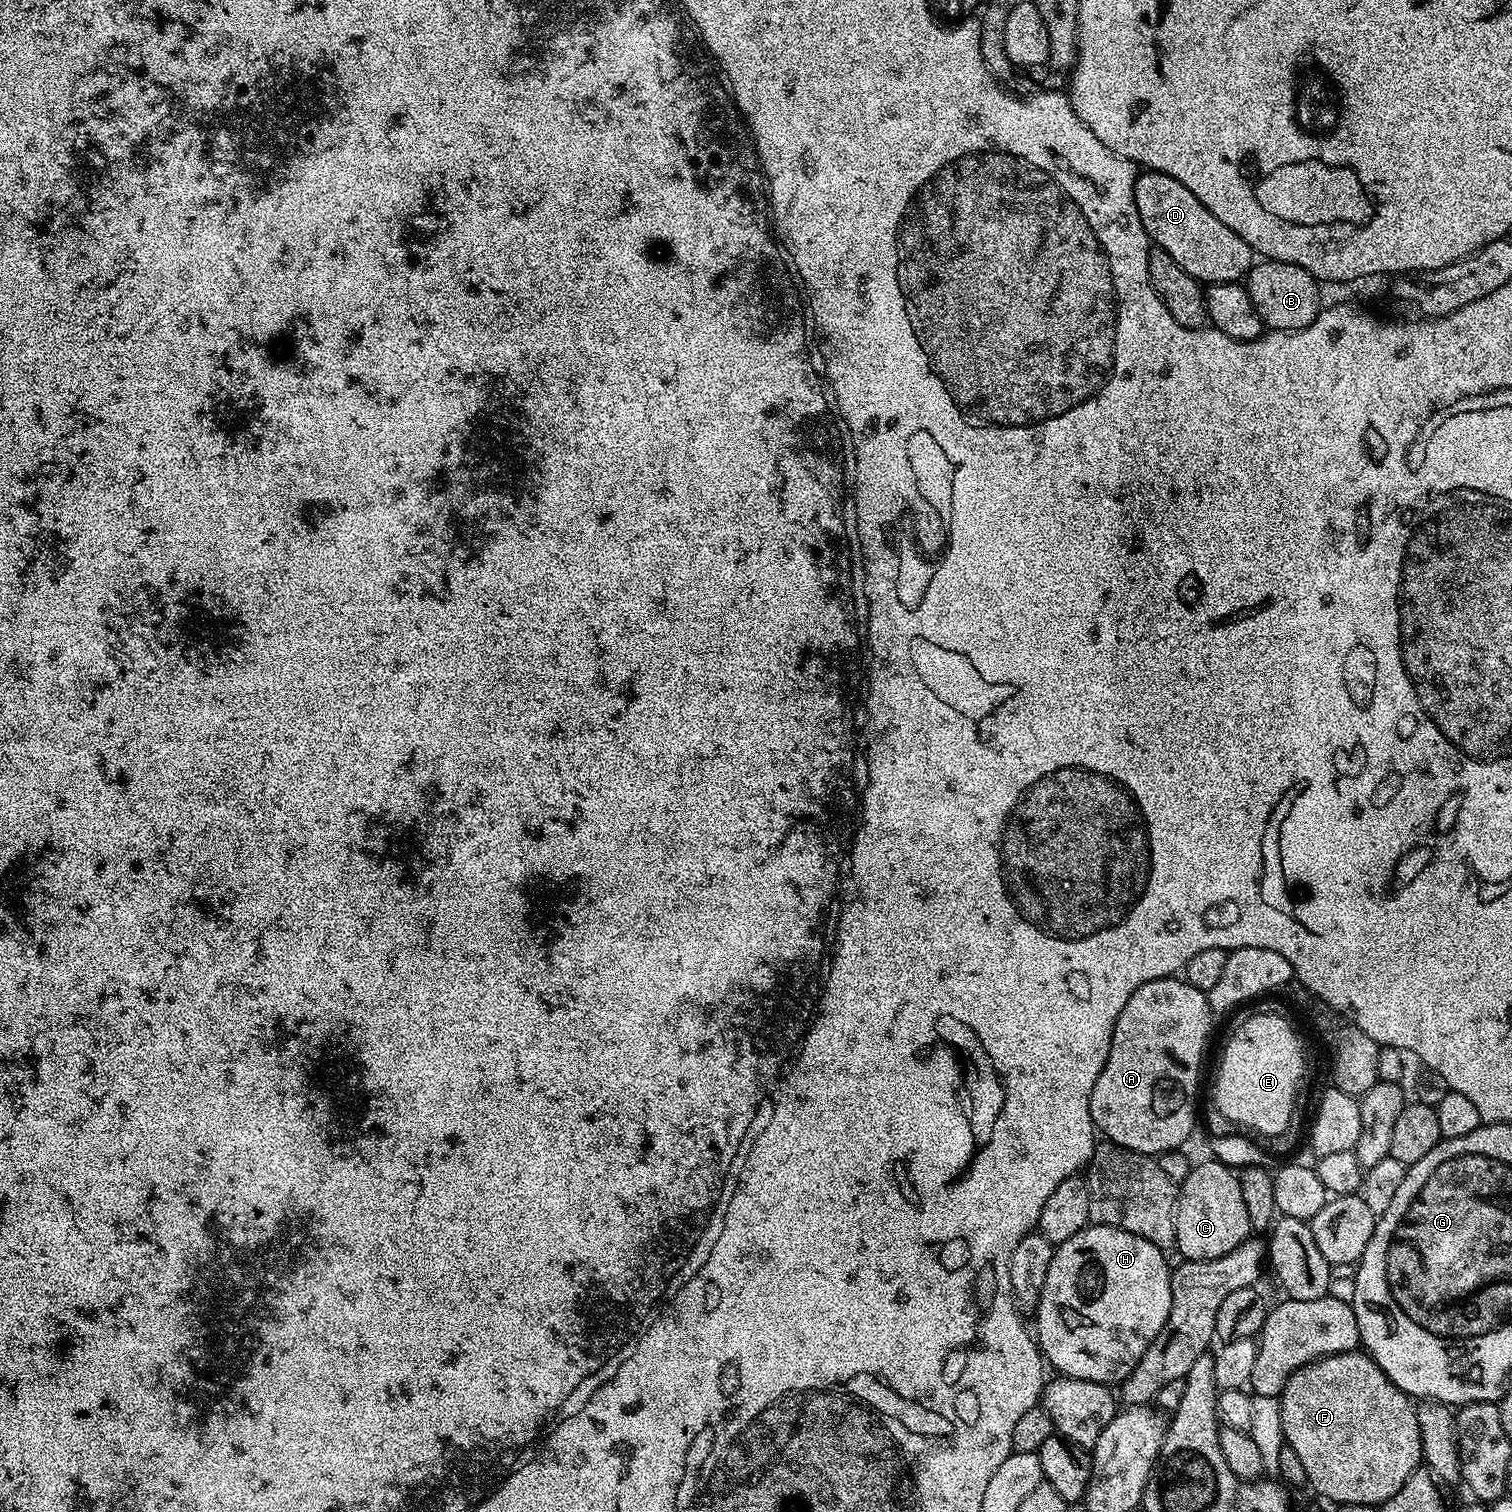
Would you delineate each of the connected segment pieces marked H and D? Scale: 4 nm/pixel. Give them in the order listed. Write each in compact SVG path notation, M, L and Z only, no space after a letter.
M1092 1224L1084 1228L1078 1234L1074 1234L1074 1238L1070 1238L1066 1242L1062 1242L1052 1253L1052 1261L1050 1262L1050 1270L1046 1270L1046 1282L1042 1286L1042 1294L1040 1300L1036 1303L1034 1315L1036 1315L1036 1330L1034 1328L1034 1336L1038 1341L1038 1347L1047 1363L1052 1364L1055 1370L1062 1376L1073 1376L1074 1378L1082 1378L1090 1382L1098 1382L1099 1384L1108 1384L1111 1376L1116 1371L1120 1371L1121 1377L1129 1376L1132 1368L1142 1358L1142 1354L1146 1354L1146 1350L1154 1342L1154 1338L1164 1329L1166 1318L1170 1314L1170 1306L1172 1305L1172 1273L1170 1271L1170 1263L1165 1253L1150 1242L1146 1242L1146 1238L1138 1238L1138 1234L1130 1234L1121 1228L1111 1228L1105 1224Z
M1141 171L1134 184L1134 202L1138 206L1138 218L1146 230L1149 241L1155 247L1166 250L1186 274L1210 284L1230 284L1247 277L1254 263L1252 247L1230 226L1222 226L1182 182L1161 172Z

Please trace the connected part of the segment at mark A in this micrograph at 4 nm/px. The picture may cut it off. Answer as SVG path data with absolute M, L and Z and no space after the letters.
M1183 978L1151 980L1122 1006L1110 1042L1110 1054L1094 1090L1090 1094L1090 1114L1099 1135L1105 1141L1141 1152L1144 1156L1159 1157L1162 1152L1185 1147L1188 1135L1196 1124L1196 1091L1200 1088L1200 1063L1204 1060L1204 1047L1212 1032L1214 1013L1205 993L1190 986Z

